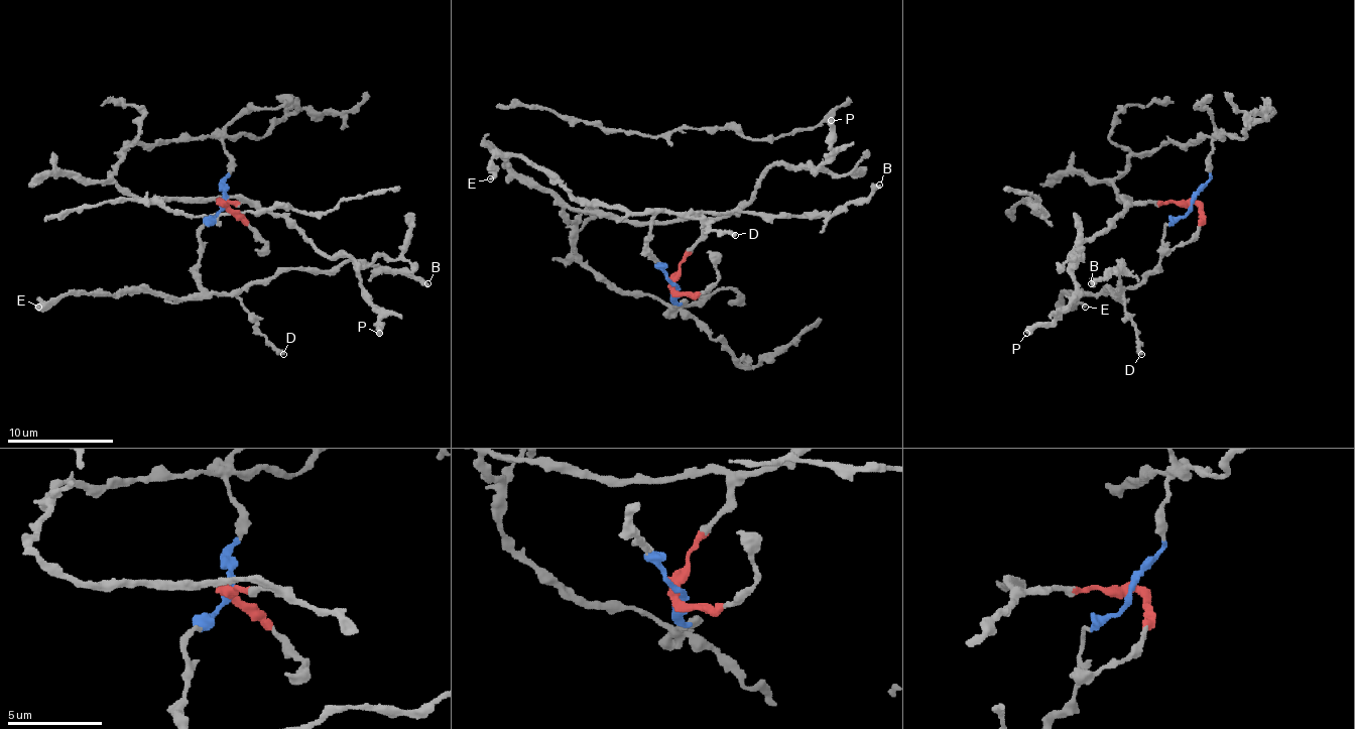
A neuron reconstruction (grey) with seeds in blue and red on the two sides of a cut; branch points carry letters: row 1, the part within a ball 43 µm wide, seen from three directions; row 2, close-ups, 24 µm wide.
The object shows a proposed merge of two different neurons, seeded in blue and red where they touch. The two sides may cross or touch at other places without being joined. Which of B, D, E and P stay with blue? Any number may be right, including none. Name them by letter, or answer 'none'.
B, D, E

